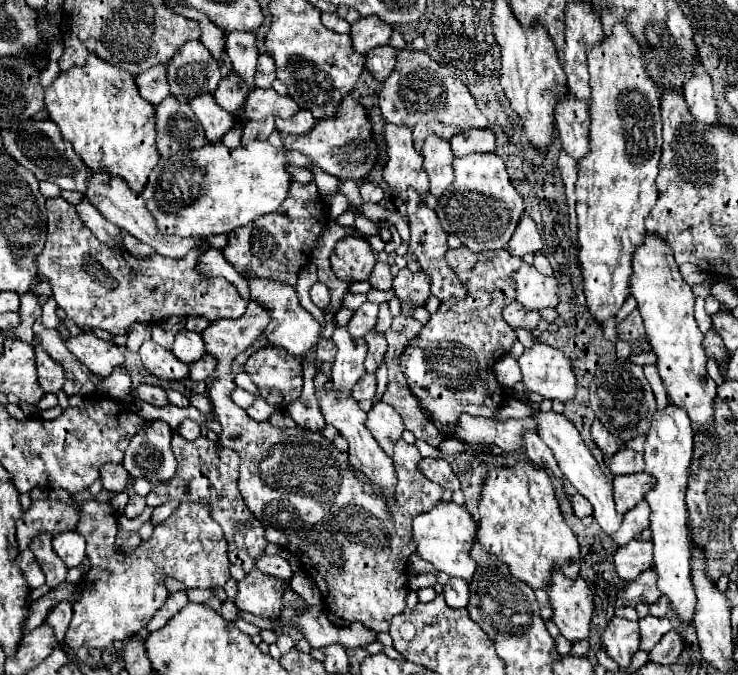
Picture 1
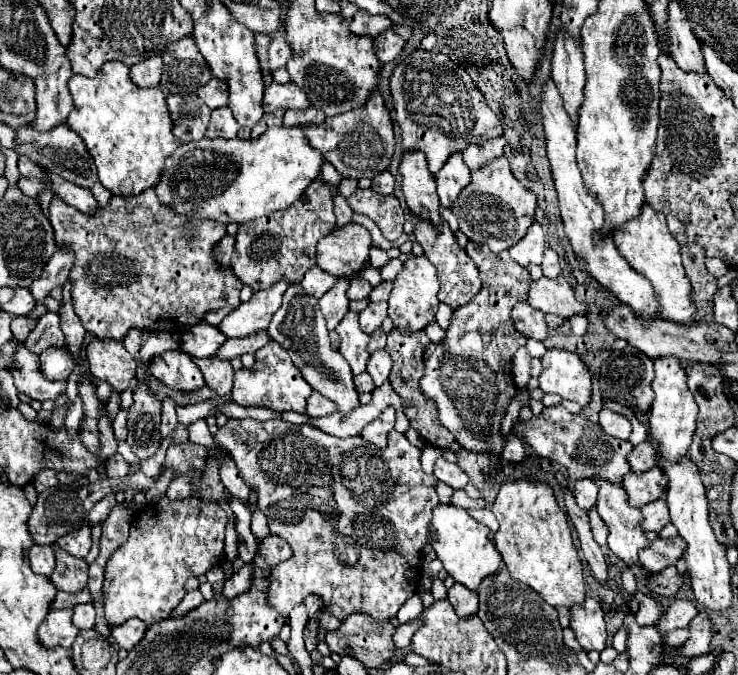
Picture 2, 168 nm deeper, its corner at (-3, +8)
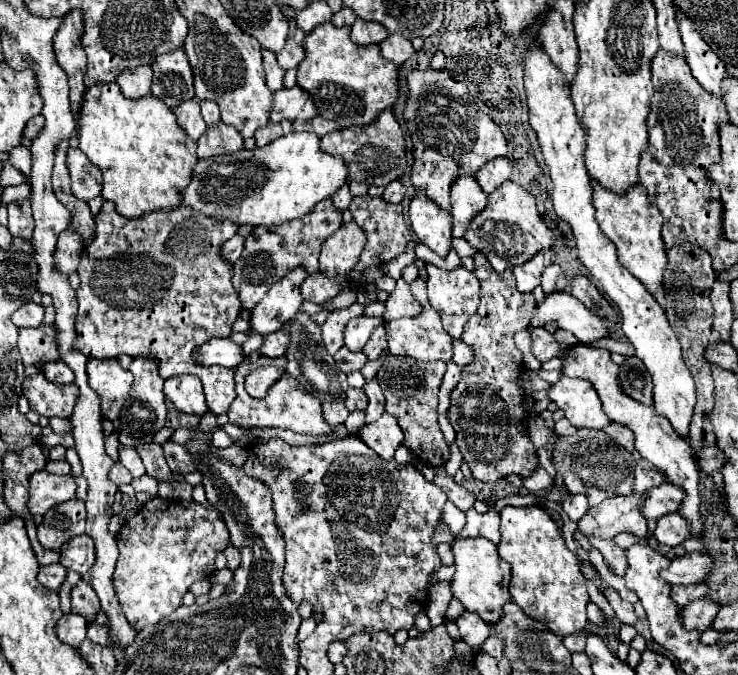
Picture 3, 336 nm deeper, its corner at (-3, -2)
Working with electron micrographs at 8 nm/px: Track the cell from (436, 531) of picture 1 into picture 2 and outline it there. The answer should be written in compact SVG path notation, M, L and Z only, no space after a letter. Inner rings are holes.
M439 504L433 510L431 524L433 524L433 534L437 538L433 544L437 558L443 562L447 574L455 582L463 584L473 592L479 592L481 580L485 580L485 576L495 576L495 572L501 570L503 560L489 538L489 528L473 520L465 508L457 508L453 504Z

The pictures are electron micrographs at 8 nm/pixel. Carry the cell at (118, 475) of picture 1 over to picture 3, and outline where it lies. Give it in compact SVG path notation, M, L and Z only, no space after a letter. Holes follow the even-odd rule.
M115 462L115 466L113 466L113 470L109 472L109 478L117 484L117 486L123 486L123 484L131 484L131 480L133 480L133 476L129 474L129 470L123 466L123 464L119 464L119 462Z

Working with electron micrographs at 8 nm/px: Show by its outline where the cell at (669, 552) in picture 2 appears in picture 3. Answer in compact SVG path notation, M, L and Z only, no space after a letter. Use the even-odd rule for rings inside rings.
M687 552L683 556L675 556L667 570L661 570L661 578L673 584L697 584L711 570L711 558L701 552Z

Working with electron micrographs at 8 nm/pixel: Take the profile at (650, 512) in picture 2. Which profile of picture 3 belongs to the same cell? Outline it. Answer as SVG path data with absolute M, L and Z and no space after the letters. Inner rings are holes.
M665 514L663 518L657 518L653 536L659 540L659 544L679 546L685 538L689 538L689 528L685 526L685 518L679 514Z

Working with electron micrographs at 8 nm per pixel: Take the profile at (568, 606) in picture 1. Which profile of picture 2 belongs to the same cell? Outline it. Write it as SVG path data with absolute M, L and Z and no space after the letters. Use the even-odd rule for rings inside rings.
M585 598L583 604L575 604L571 608L571 630L585 652L603 652L607 646L607 628L601 604L593 598Z

